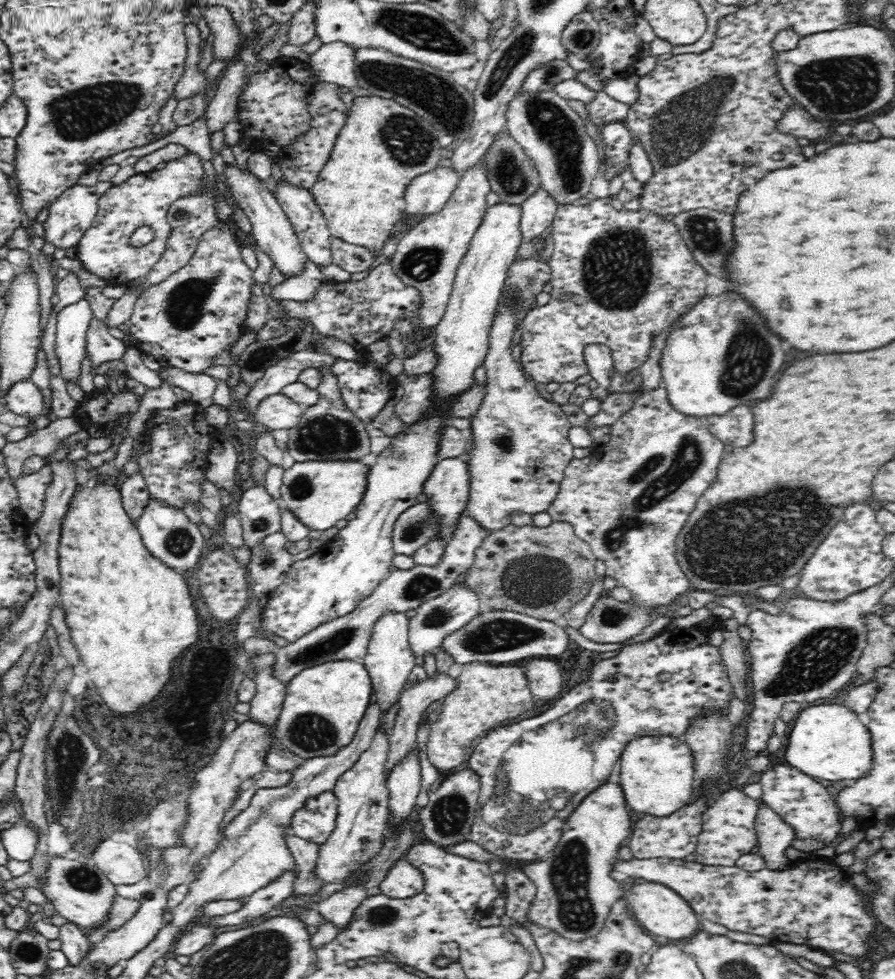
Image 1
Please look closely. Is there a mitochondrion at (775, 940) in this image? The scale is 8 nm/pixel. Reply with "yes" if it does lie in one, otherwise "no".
no

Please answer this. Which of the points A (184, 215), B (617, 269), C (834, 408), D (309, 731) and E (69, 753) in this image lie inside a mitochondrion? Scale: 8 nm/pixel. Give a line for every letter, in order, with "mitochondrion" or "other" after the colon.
A: mitochondrion
B: mitochondrion
C: other
D: mitochondrion
E: mitochondrion

